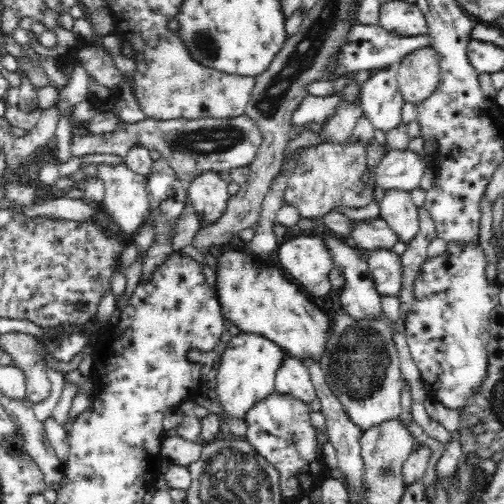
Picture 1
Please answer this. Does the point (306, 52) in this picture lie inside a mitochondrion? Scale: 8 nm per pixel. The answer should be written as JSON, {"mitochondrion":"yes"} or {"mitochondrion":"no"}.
{"mitochondrion":"yes"}

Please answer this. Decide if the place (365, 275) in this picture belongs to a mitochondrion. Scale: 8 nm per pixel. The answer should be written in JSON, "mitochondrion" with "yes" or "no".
{"mitochondrion":"no"}

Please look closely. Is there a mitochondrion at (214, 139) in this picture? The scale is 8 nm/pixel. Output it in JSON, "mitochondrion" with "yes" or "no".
{"mitochondrion":"yes"}

